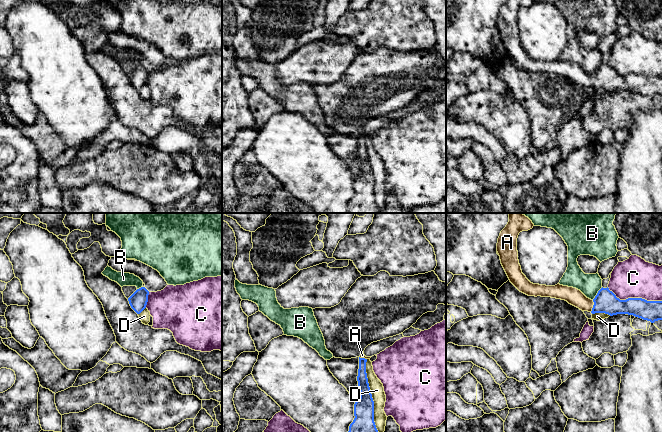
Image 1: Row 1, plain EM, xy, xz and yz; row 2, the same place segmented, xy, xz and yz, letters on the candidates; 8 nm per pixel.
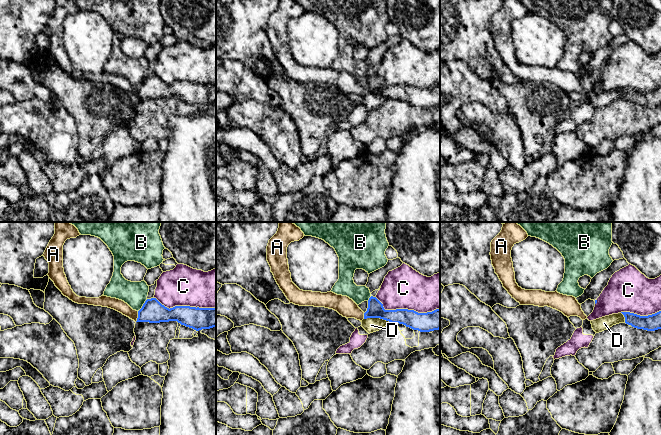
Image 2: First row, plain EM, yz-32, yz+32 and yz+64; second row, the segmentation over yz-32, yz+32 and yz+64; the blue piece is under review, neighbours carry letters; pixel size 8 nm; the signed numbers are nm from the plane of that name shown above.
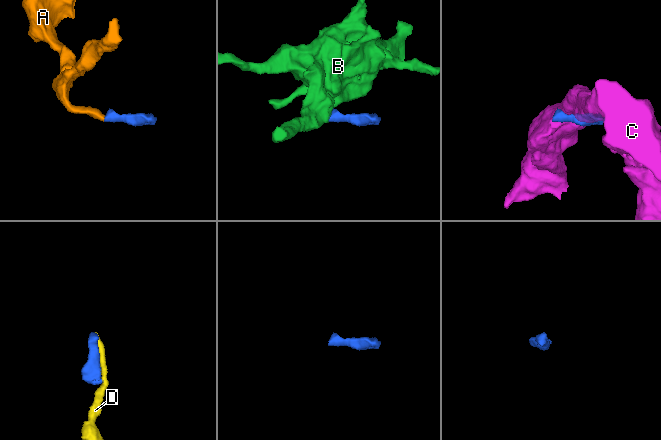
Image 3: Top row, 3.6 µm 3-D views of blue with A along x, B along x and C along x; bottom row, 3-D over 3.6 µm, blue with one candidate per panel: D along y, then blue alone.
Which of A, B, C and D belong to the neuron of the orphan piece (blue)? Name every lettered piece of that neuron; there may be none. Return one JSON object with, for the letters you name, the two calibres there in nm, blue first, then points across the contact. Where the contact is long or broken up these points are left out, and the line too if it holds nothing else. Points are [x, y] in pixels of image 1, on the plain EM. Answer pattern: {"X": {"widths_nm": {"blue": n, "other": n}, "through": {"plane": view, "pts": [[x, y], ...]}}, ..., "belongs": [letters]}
{"A": {"widths_nm": {"blue": 180, "other": 140}, "through": {"plane": "yz", "pts": [[605, 77], [593, 82], [584, 80], [573, 72]]}}, "belongs": ["A"]}

